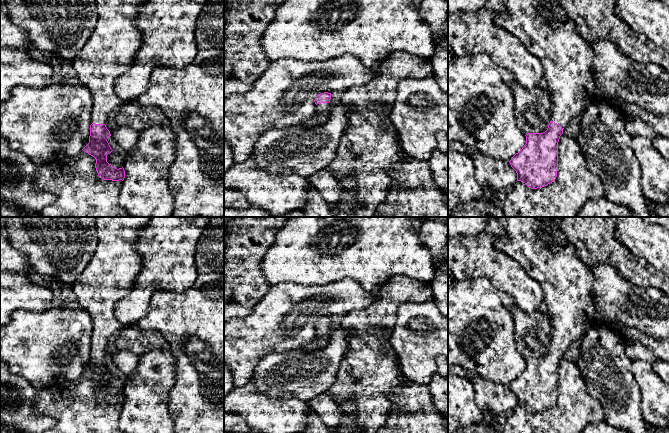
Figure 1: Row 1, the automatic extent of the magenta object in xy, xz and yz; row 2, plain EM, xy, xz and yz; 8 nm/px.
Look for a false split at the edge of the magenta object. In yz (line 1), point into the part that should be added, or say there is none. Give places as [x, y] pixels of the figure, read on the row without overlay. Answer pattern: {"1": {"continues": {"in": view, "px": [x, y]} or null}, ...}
{"1": {"continues": {"in": "yz", "px": [567, 282]}}}

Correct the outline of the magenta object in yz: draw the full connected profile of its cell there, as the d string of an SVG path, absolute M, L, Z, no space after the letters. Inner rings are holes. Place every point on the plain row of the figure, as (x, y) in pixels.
M497 217L497 219L504 231L500 236L494 236L495 249L516 261L531 278L542 285L544 302L548 307L548 315L552 321L551 345L547 354L543 357L526 358L526 368L509 385L517 397L517 405L525 407L531 413L542 412L555 405L557 401L558 366L564 351L571 342L578 341L595 324L595 307L590 297L594 277L591 268L577 257L572 245L553 246L538 239L539 234L545 229L550 233L554 233L558 229L559 217Z

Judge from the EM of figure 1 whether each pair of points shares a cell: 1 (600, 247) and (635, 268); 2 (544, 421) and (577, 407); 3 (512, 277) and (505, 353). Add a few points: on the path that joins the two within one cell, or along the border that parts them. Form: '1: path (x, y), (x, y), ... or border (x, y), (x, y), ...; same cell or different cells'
1: path (609, 250), (626, 264); same cell
2: path (552, 421), (563, 421), (569, 415); same cell
3: border (490, 282), (498, 289), (507, 293), (516, 304); different cells

